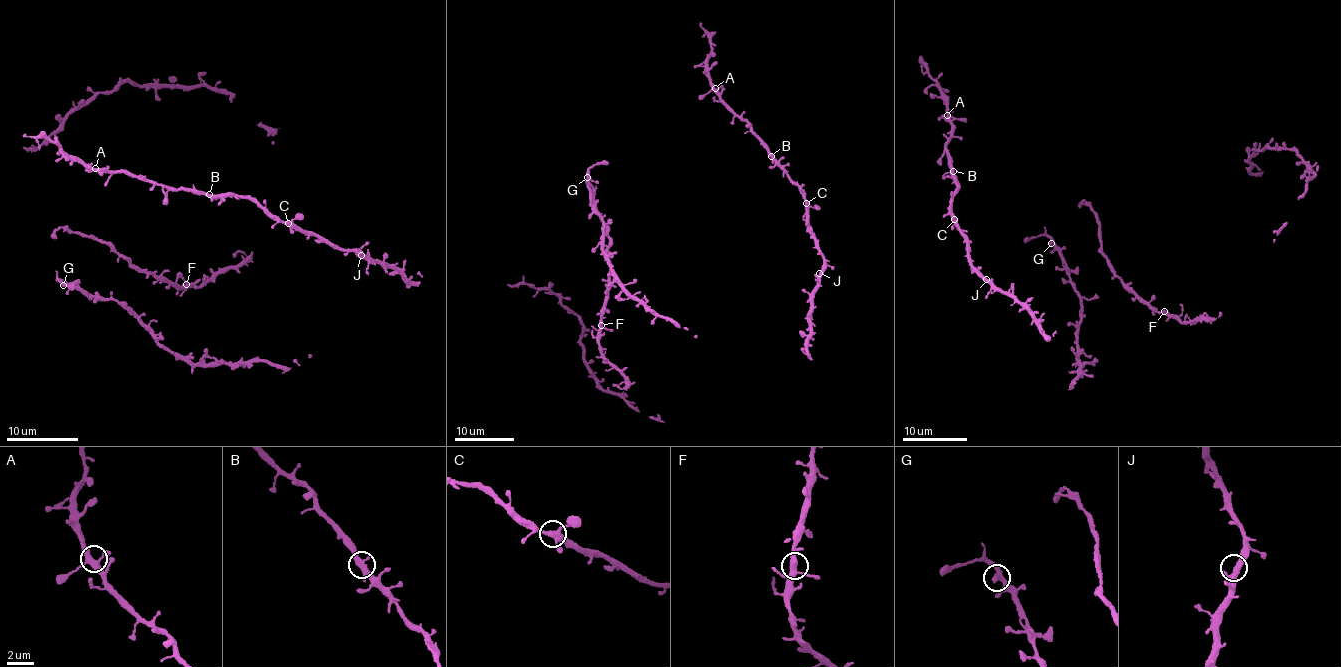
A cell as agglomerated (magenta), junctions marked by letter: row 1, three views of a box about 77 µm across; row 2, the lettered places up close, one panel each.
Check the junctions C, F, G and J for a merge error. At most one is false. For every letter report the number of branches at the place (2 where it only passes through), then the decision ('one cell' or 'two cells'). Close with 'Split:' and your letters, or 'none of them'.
C: 4 branches meet; one cell
F: 4 branches meet; one cell
G: 3 branches meet; one cell
J: 3 branches meet; one cell
Split: none of them

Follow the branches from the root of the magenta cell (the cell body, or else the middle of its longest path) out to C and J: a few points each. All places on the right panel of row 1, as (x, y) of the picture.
C: (959, 120), (947, 119), (952, 124), (950, 138), (944, 144), (949, 172), (957, 186), (949, 201), (954, 219)
J: (959, 120), (947, 119), (950, 138), (944, 144), (957, 186), (949, 201), (972, 264), (986, 279)

